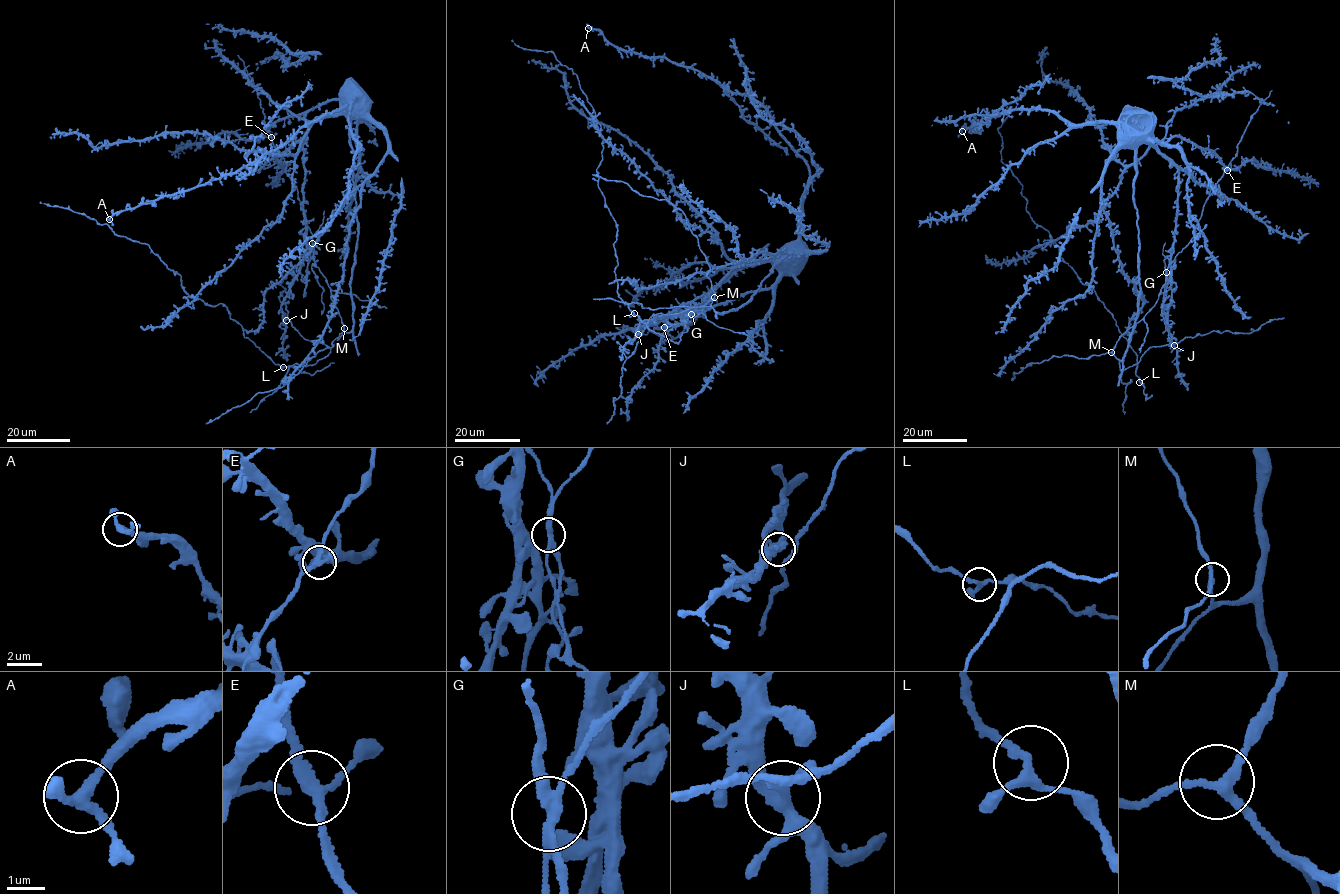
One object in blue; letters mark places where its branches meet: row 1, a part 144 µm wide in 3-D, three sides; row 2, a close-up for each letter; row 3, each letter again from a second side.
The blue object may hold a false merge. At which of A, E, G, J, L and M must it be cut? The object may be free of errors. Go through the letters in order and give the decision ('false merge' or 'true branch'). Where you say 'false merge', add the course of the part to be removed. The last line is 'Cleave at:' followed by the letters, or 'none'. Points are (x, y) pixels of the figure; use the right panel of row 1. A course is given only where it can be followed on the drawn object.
A: true branch
E: true branch
G: false merge; course (1165, 272), (1166, 295), (1162, 315), (1170, 348)
J: true branch
L: true branch
M: true branch
Cleave at: G

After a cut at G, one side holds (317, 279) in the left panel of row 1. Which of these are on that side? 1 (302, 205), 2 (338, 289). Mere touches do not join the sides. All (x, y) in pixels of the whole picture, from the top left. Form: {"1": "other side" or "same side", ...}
{"1": "other side", "2": "other side"}

